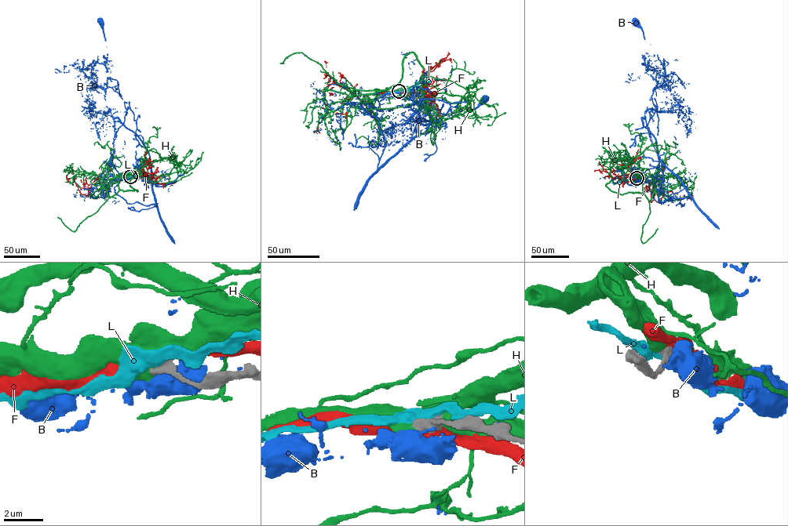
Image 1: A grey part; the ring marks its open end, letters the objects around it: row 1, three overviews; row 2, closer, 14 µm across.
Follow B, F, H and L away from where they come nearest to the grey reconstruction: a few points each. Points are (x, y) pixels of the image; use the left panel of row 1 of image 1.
B: (131, 176), (109, 172), (110, 108), (90, 110), (89, 88), (100, 87), (82, 70), (106, 61), (99, 22)
F: (131, 176), (104, 181), (98, 177), (92, 187), (85, 188), (83, 183), (93, 197), (90, 195)
H: (130, 176), (140, 170), (144, 162), (140, 168), (142, 175), (155, 181), (162, 175), (169, 173), (192, 150)
L: (130, 176), (140, 174), (141, 167), (133, 166)

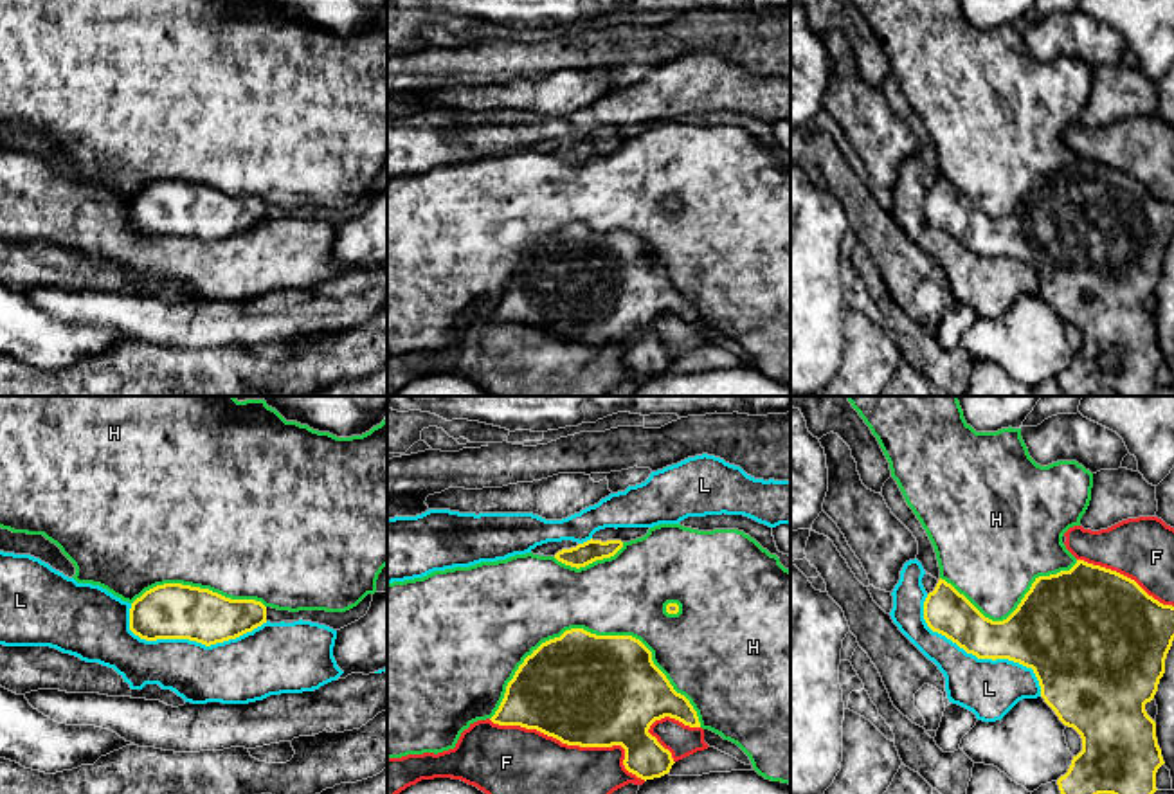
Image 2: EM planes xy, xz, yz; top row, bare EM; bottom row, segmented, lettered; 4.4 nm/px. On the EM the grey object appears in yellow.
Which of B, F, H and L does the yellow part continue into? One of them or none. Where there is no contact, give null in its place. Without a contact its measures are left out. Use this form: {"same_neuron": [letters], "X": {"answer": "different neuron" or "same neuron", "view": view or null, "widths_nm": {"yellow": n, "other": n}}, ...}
{"same_neuron": [], "B": {"answer": "different neuron", "view": null}, "F": {"answer": "different neuron", "view": "xz", "widths_nm": {"yellow": 500, "other": 480}}, "H": {"answer": "different neuron", "view": "xz", "widths_nm": {"yellow": 500, "other": 360}}, "L": {"answer": "different neuron", "view": "xy", "widths_nm": {"yellow": 260, "other": 280}}}

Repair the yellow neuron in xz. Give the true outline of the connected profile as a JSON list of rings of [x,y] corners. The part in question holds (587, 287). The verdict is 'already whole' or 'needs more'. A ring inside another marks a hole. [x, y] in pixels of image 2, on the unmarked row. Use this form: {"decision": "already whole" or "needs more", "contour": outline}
{"decision": "already whole", "contour": [[[571,225],[542,239],[524,256],[490,317],[499,322],[537,326],[567,342],[621,342],[625,365],[646,378],[668,371],[675,360],[672,349],[648,329],[650,322],[664,313],[700,324],[690,297],[673,286],[639,236]]]}

